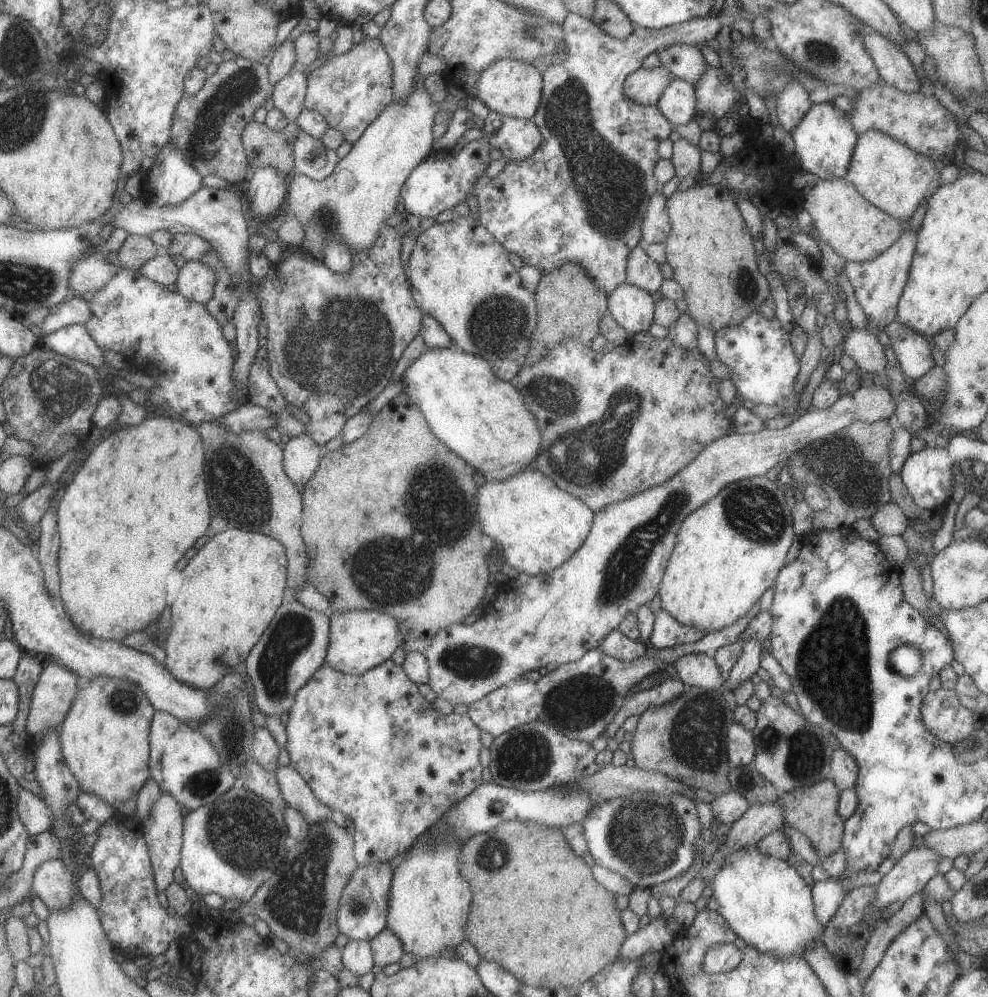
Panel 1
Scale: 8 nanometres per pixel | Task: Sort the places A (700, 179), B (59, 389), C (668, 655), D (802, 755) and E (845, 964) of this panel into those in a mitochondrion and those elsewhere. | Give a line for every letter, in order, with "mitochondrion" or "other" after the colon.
A: other
B: mitochondrion
C: other
D: mitochondrion
E: other

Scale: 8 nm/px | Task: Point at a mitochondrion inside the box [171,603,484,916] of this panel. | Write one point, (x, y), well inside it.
(241, 832)

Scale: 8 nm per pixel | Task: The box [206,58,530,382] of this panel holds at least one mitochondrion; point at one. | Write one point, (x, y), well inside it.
(325, 219)

